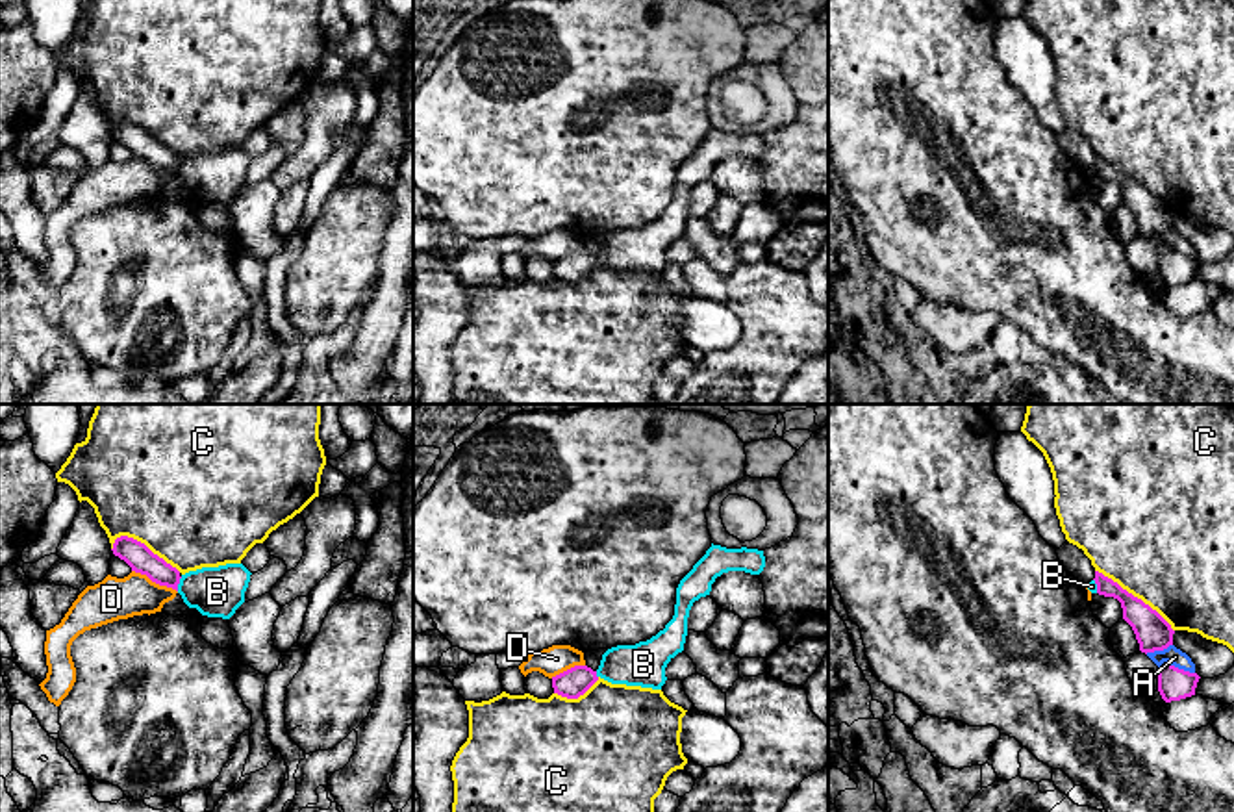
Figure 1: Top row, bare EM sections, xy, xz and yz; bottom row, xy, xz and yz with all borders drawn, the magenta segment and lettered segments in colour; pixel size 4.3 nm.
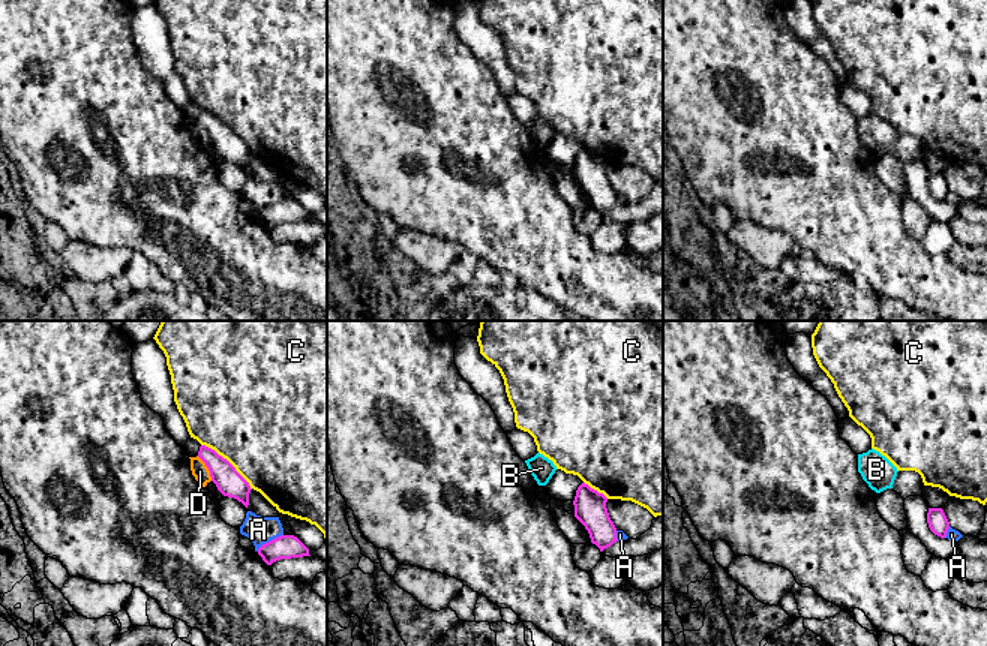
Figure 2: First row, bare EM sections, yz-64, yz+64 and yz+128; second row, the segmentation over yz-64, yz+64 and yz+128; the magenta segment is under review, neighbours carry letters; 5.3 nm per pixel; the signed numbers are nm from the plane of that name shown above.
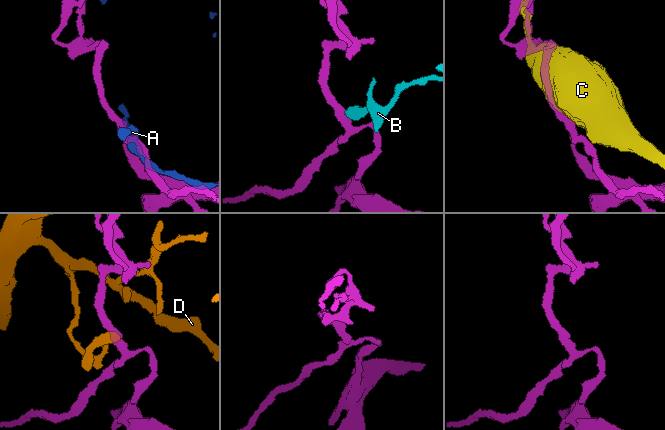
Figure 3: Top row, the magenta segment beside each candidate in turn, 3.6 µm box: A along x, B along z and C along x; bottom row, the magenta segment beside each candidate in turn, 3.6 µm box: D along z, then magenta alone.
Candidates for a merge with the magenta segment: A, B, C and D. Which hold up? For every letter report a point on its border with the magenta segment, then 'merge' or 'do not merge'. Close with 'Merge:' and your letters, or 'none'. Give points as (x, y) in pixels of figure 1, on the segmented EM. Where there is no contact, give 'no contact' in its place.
A: yz (1177, 668) | do not merge
B: xy (178, 583) | do not merge
C: yz (1136, 597) | do not merge
D: xy (154, 581) | do not merge
Merge: none

